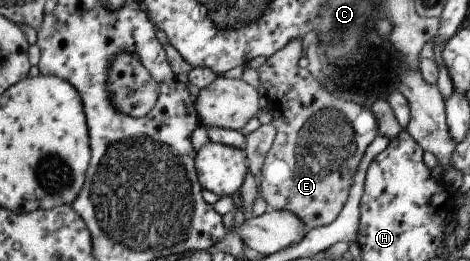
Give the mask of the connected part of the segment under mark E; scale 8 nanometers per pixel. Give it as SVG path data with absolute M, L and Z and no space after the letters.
M306 37L287 41L271 58L267 58L257 73L259 84L267 91L266 99L271 113L275 136L264 158L258 179L259 195L267 204L267 209L285 210L293 213L306 230L332 223L345 205L351 181L367 145L377 134L377 123L373 113L352 102L343 101L327 93L306 68L298 65L305 53Z

